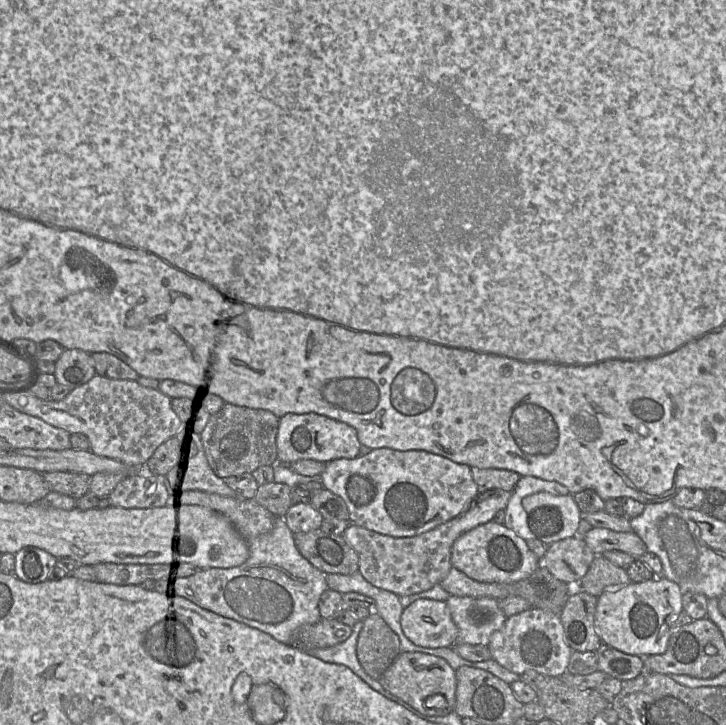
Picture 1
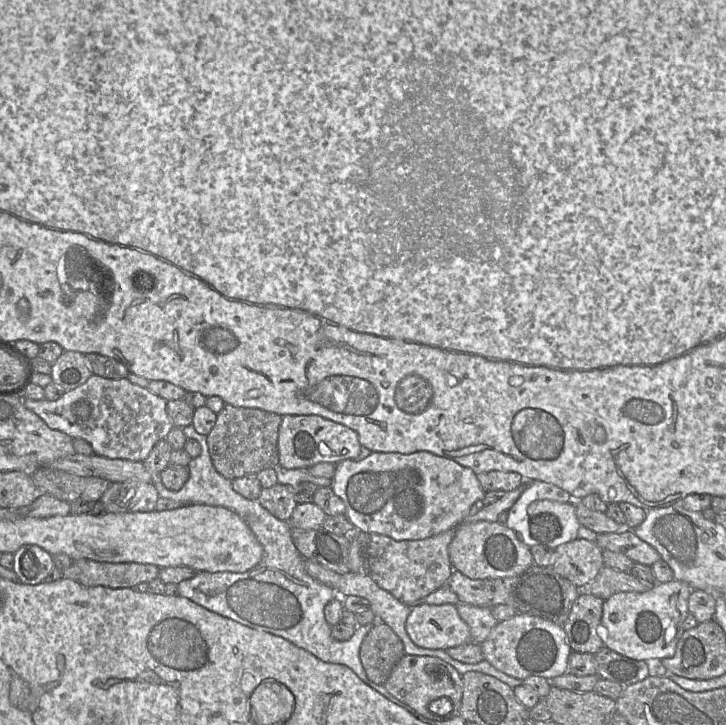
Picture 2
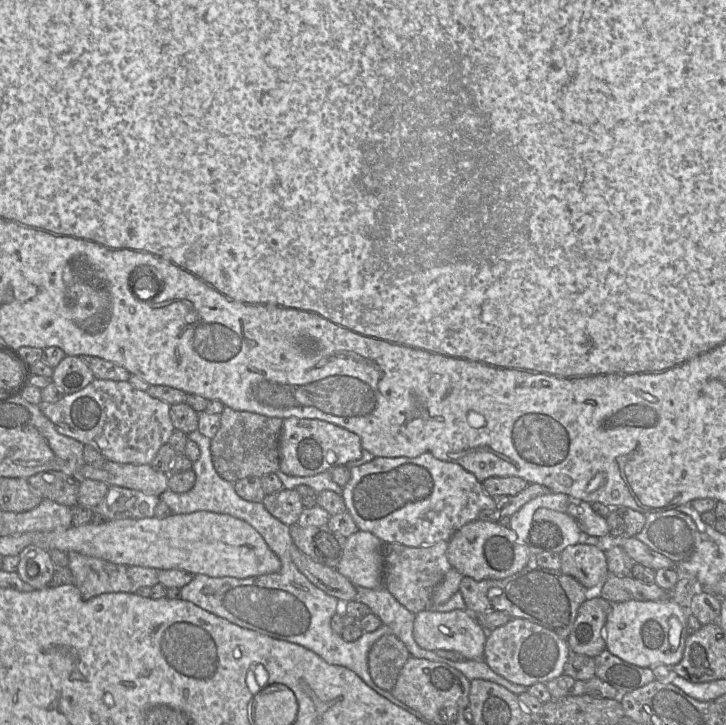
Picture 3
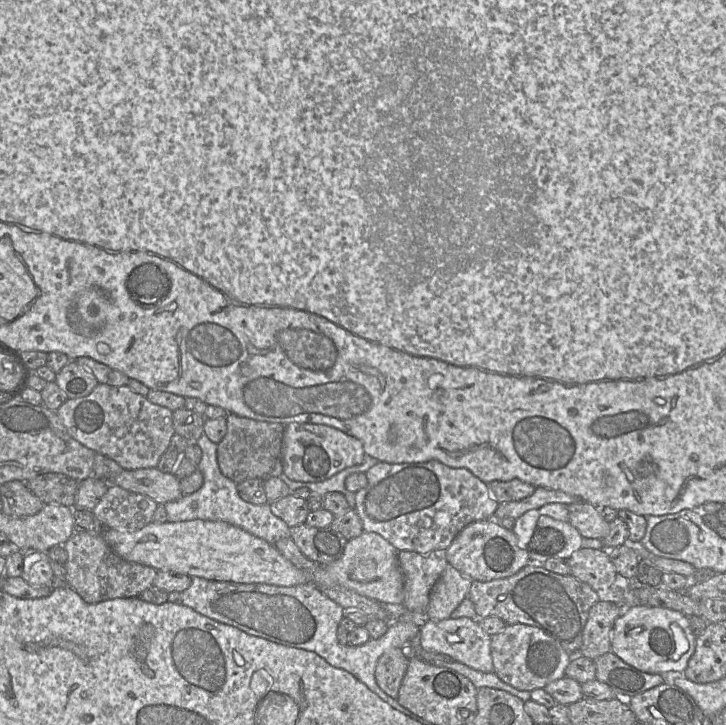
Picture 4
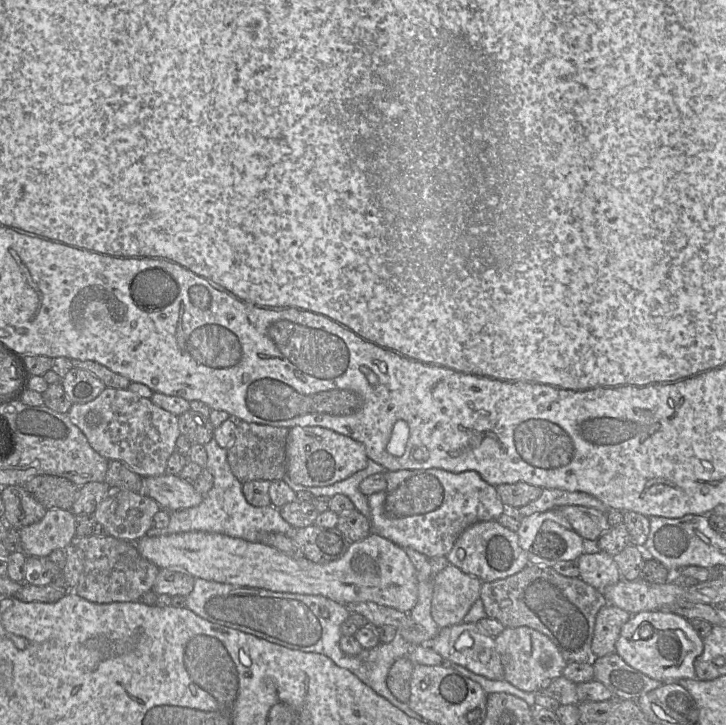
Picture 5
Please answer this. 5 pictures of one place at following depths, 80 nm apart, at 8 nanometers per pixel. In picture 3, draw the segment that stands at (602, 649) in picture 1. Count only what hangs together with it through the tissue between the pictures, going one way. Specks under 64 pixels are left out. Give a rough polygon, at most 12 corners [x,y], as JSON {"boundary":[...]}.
{"boundary":[[607,649],[593,659],[595,676],[620,695],[656,680],[652,669]]}

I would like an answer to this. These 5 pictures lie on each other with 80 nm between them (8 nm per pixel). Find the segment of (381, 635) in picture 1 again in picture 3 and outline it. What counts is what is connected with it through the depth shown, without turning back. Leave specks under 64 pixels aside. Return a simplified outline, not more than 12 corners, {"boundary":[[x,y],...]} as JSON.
{"boundary":[[395,634],[367,658],[373,682],[390,692],[409,657]]}

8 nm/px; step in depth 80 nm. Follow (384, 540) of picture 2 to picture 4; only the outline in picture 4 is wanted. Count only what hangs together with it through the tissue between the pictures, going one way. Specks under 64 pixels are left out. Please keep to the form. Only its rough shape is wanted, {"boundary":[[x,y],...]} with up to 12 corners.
{"boundary":[[445,550],[398,551],[403,605],[426,613],[448,566]]}

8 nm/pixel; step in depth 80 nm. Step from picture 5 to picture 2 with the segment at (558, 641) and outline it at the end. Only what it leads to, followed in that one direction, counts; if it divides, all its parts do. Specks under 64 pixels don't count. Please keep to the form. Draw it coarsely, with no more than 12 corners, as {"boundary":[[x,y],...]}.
{"boundary":[[552,567],[446,585],[460,603],[506,604],[559,626],[582,590]]}

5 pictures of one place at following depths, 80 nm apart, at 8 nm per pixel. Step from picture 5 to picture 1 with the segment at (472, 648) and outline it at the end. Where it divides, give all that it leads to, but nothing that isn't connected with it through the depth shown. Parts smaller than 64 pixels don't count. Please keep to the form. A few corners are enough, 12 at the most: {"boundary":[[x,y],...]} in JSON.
{"boundary":[[421,598],[400,624],[415,645],[453,647],[445,601]]}

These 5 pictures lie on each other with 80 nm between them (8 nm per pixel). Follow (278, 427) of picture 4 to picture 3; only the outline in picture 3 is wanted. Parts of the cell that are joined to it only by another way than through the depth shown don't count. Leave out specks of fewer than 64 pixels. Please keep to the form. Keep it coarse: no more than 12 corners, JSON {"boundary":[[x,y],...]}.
{"boundary":[[225,406],[211,439],[232,483],[280,469],[283,420]]}

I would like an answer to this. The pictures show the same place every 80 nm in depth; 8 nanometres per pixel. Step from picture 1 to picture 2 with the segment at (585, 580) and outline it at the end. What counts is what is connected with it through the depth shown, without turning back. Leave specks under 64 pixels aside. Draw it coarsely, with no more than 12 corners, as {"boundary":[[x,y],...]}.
{"boundary":[[604,565],[581,591],[606,600],[654,583]]}

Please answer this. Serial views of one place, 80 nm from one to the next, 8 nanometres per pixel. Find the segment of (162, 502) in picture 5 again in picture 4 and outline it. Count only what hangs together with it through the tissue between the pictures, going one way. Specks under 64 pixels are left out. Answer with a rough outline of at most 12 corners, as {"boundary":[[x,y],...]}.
{"boundary":[[157,467],[124,469],[107,482],[159,505],[183,496]]}

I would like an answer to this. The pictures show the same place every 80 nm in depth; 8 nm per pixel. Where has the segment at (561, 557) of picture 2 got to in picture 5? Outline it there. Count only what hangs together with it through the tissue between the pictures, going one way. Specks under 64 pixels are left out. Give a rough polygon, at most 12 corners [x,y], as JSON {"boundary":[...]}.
{"boundary":[[605,552],[576,560],[579,578],[597,590],[617,584],[621,573]]}

